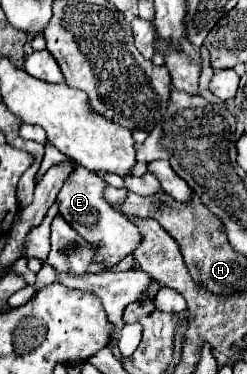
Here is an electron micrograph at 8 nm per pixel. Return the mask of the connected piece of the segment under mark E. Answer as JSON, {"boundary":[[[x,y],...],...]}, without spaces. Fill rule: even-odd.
{"boundary":[[[79,165],[69,175],[69,179],[65,181],[65,185],[61,187],[61,191],[57,195],[57,203],[59,203],[59,215],[81,237],[85,237],[89,243],[93,243],[97,247],[97,253],[95,253],[93,261],[95,263],[103,263],[105,267],[113,267],[123,257],[127,257],[129,253],[133,253],[133,249],[141,241],[141,235],[139,235],[137,227],[123,213],[115,211],[113,205],[103,197],[105,189],[107,189],[105,179],[101,179],[99,175],[87,171],[85,167]]]}

